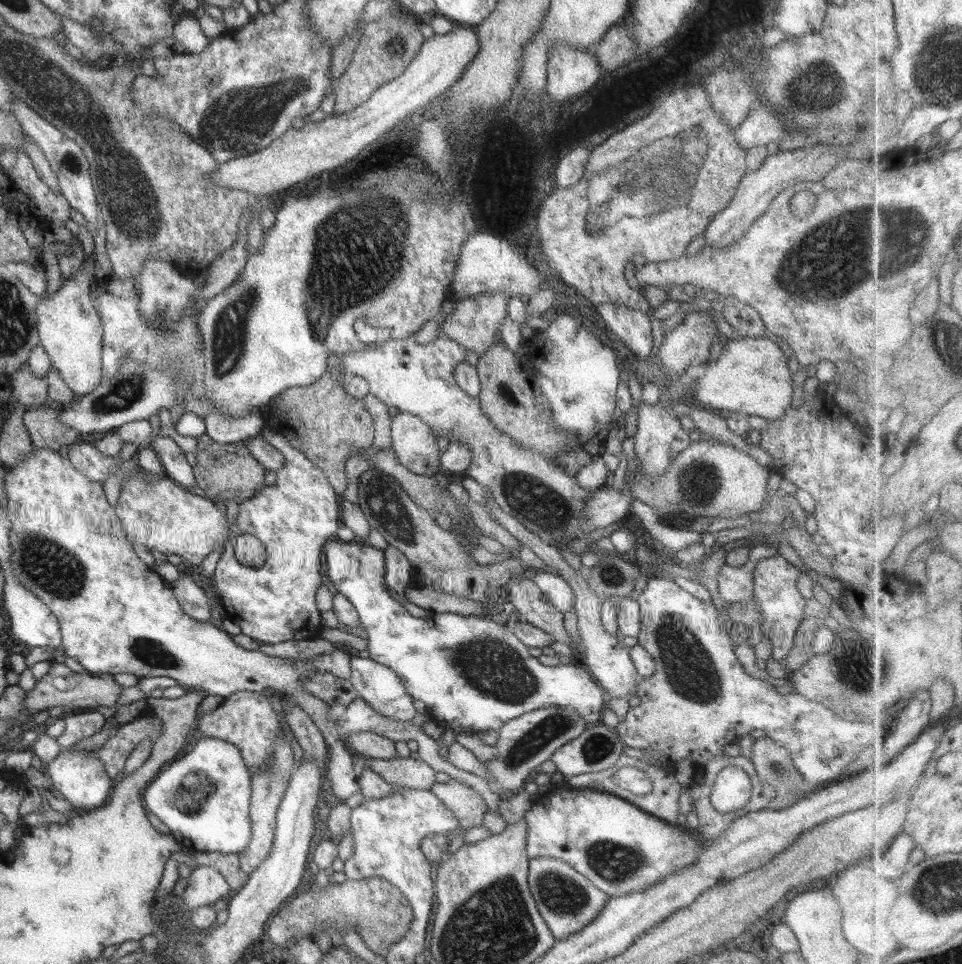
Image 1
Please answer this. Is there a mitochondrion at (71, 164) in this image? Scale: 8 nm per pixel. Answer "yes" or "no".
yes

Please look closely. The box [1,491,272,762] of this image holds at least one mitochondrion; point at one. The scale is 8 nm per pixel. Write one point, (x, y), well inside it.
(54, 570)

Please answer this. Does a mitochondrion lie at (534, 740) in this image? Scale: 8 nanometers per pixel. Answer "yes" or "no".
yes

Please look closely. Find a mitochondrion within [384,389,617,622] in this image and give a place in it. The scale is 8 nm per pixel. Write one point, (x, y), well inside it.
(537, 504)

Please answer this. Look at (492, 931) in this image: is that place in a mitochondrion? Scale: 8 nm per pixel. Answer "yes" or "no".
yes

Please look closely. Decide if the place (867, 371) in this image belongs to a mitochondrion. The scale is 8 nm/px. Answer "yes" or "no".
no

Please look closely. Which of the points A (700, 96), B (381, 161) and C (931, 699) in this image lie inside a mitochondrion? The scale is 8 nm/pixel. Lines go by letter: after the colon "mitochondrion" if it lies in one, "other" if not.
A: other
B: other
C: other

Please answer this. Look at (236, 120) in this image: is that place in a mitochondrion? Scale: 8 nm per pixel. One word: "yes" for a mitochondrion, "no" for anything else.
yes

